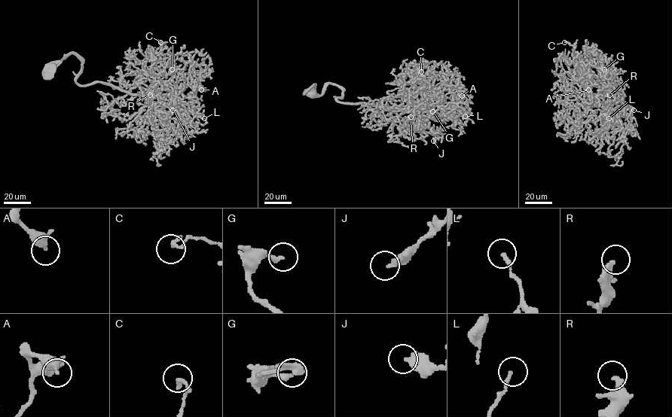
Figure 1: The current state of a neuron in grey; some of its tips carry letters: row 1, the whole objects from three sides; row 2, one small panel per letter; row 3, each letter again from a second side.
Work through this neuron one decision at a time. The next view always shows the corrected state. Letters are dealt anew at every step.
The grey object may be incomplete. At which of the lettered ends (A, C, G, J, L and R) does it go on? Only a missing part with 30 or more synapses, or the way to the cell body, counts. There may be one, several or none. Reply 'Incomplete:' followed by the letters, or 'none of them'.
Incomplete: none of them

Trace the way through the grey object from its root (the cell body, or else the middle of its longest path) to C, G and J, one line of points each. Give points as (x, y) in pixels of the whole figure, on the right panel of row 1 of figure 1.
C: (585, 67), (588, 61), (577, 53), (603, 94), (601, 83), (574, 47), (564, 42)
G: (585, 67), (588, 61), (577, 53), (588, 67), (592, 81), (597, 83), (600, 94), (609, 84), (604, 69)
J: (585, 67), (588, 61), (577, 53), (588, 67), (605, 104), (616, 111), (624, 131), (633, 110)

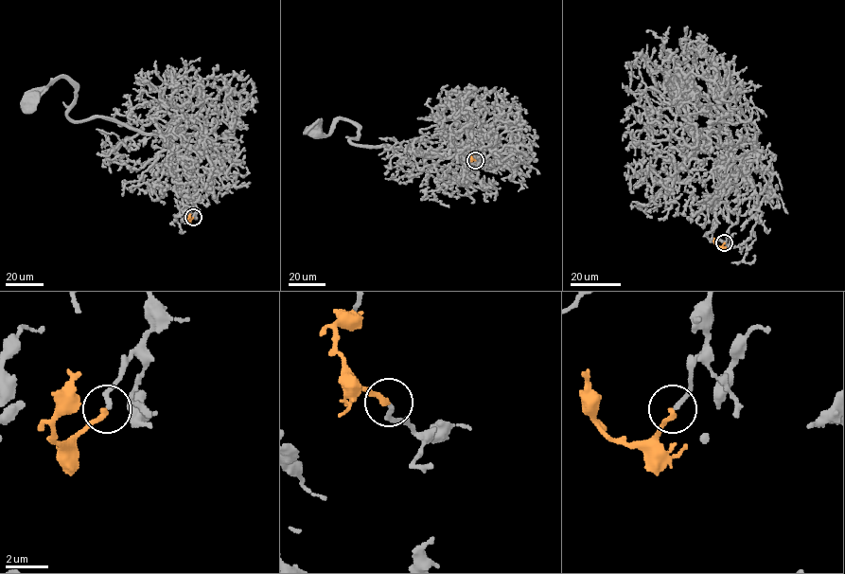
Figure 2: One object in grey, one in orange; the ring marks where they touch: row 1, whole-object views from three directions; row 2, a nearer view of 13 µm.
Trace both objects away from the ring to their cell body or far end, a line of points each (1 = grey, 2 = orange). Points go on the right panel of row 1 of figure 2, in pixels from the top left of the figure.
1: (725, 242), (753, 180), (724, 147), (690, 79), (669, 53), (690, 66), (685, 78)
2: (725, 242), (717, 246), (713, 238)

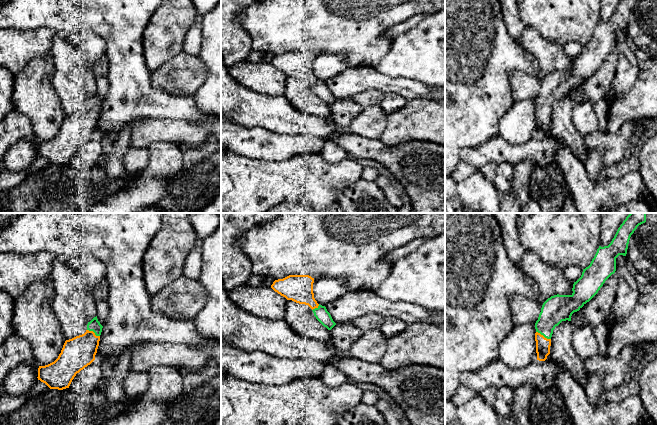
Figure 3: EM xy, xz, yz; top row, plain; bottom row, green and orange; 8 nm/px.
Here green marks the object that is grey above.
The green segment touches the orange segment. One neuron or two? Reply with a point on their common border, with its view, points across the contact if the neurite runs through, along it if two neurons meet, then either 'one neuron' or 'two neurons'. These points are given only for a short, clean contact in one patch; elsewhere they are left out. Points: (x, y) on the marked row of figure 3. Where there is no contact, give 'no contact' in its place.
yz (543, 335) | one neuron

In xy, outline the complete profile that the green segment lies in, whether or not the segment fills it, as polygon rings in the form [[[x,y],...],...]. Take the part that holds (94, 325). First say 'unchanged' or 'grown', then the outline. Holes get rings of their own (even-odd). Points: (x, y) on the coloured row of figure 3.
grown; [[[94,317],[84,334],[66,340],[58,358],[38,368],[38,380],[50,389],[69,388],[72,380],[95,360],[103,326]]]

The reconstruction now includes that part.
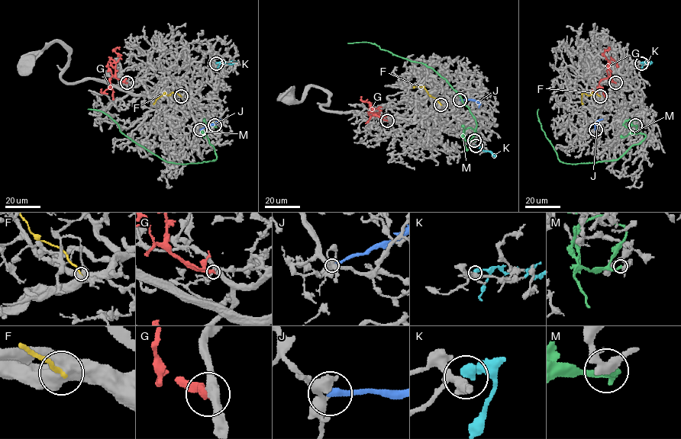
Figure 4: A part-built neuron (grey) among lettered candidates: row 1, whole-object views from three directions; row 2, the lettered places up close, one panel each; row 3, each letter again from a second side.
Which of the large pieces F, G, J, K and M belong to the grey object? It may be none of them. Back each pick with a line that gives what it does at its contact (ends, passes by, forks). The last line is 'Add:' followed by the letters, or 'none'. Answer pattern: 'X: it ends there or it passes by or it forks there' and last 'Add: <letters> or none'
G: it ends there
Add: G

